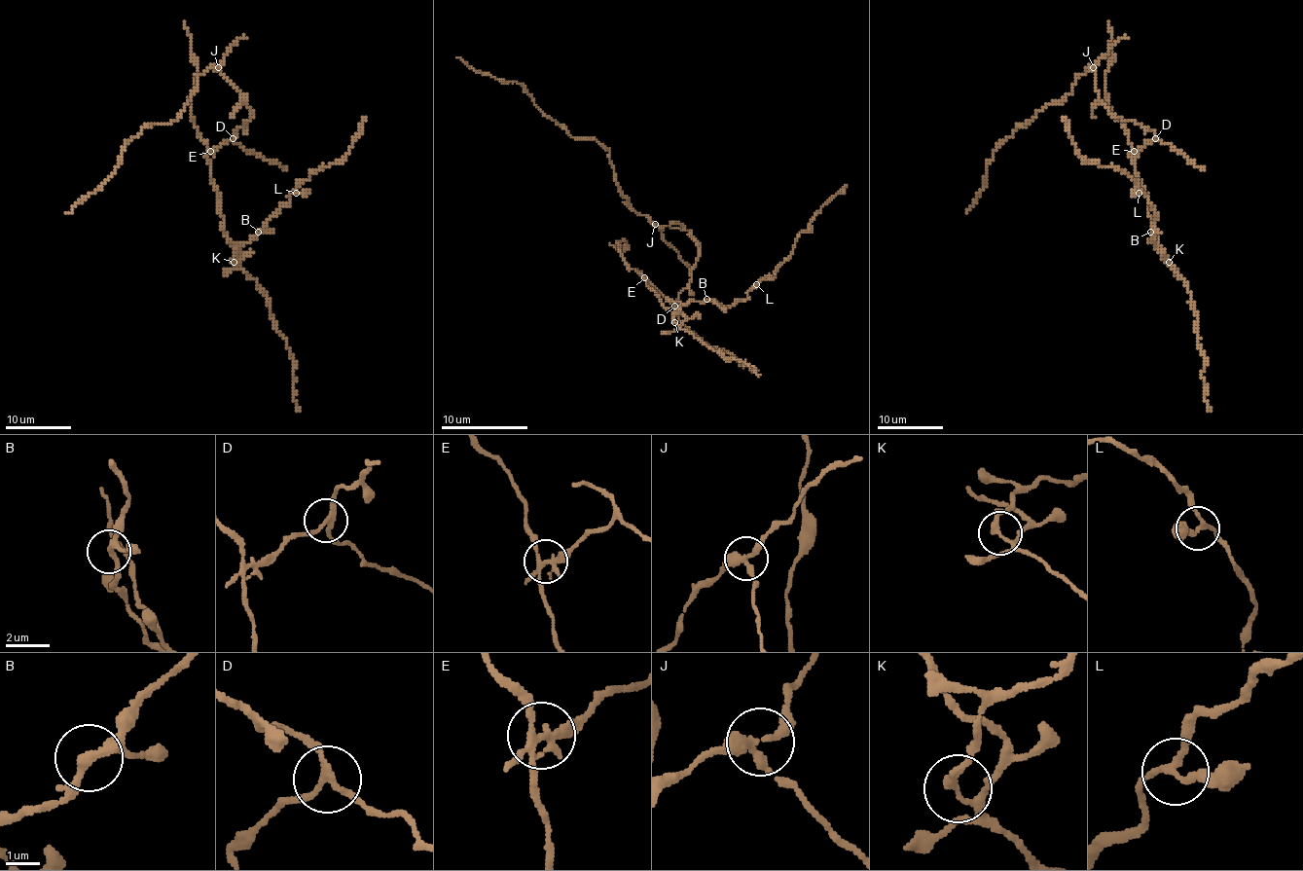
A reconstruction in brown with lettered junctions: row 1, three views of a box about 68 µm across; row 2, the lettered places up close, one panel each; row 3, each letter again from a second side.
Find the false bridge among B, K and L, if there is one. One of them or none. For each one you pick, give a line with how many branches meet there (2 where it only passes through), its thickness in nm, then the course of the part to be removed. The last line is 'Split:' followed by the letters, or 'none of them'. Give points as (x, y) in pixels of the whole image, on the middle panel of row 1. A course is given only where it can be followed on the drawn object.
K: 3 branches meet; 190 nm thick; foreign part runs (674, 323), (642, 275), (676, 304), (687, 230), (629, 204), (600, 144), (521, 84), (456, 57)
Split: K

